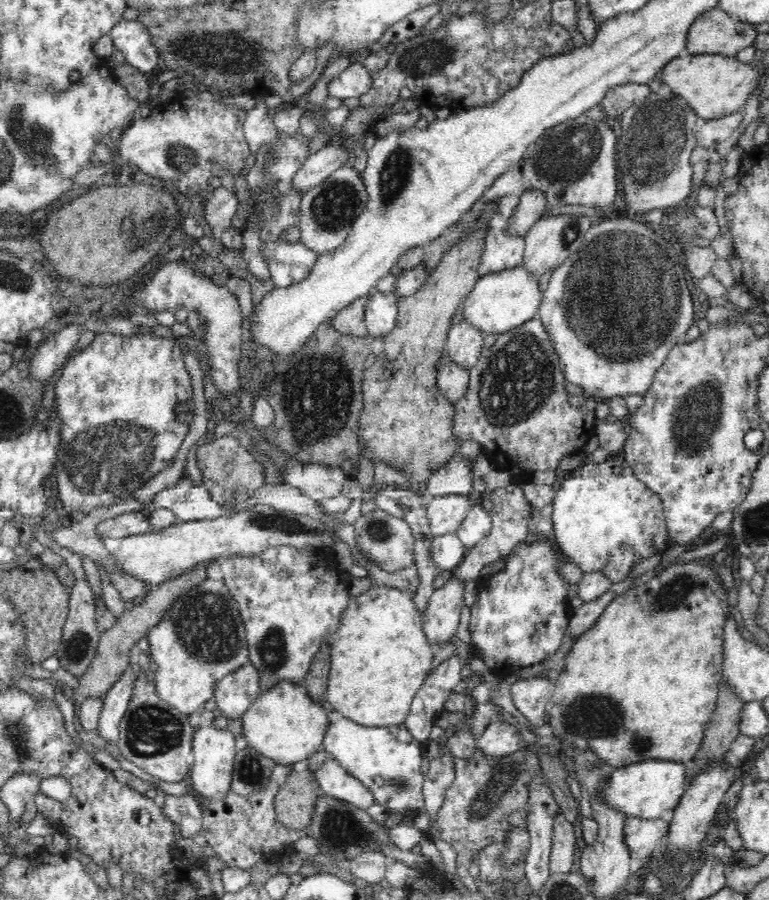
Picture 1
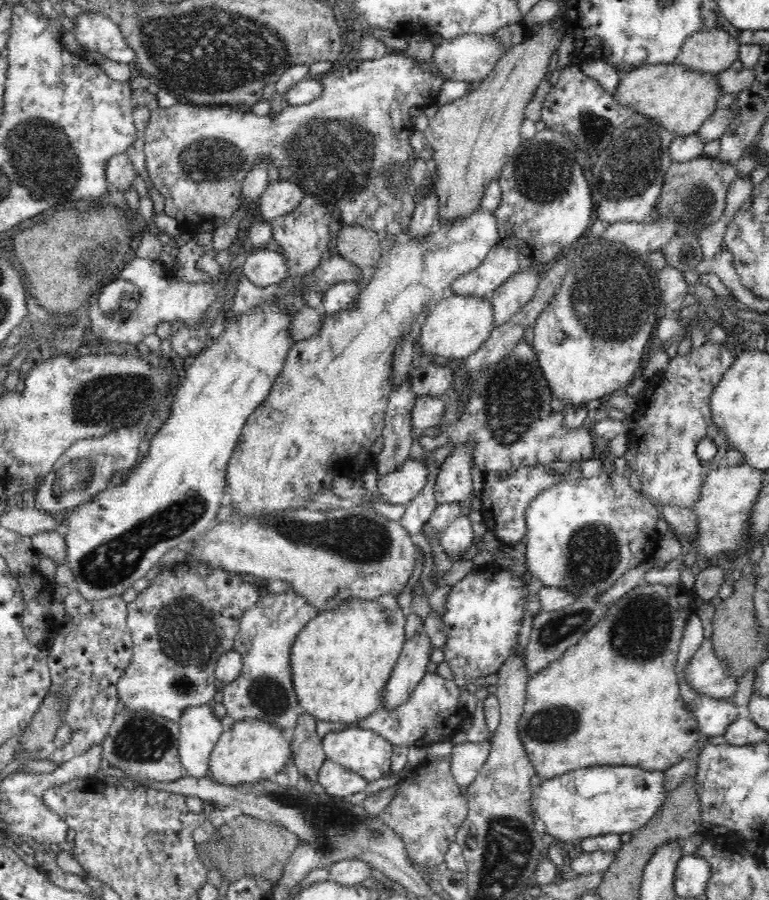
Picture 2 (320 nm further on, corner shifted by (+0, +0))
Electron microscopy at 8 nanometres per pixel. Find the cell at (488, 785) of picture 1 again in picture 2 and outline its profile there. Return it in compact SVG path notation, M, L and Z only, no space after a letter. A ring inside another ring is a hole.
M451 753L434 761L425 757L412 767L410 776L398 778L394 789L396 796L378 817L401 836L417 867L432 871L439 864L446 864L449 847L456 841L458 829L469 811L466 793L452 775Z

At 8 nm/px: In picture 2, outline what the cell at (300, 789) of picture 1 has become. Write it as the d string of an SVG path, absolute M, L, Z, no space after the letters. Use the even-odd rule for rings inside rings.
M243 813L228 823L225 822L216 832L218 836L216 840L212 839L204 844L198 844L198 855L209 871L213 868L219 870L221 880L229 884L237 878L243 876L254 878L256 875L264 875L268 880L276 883L284 875L286 864L299 844L299 837L286 826Z

